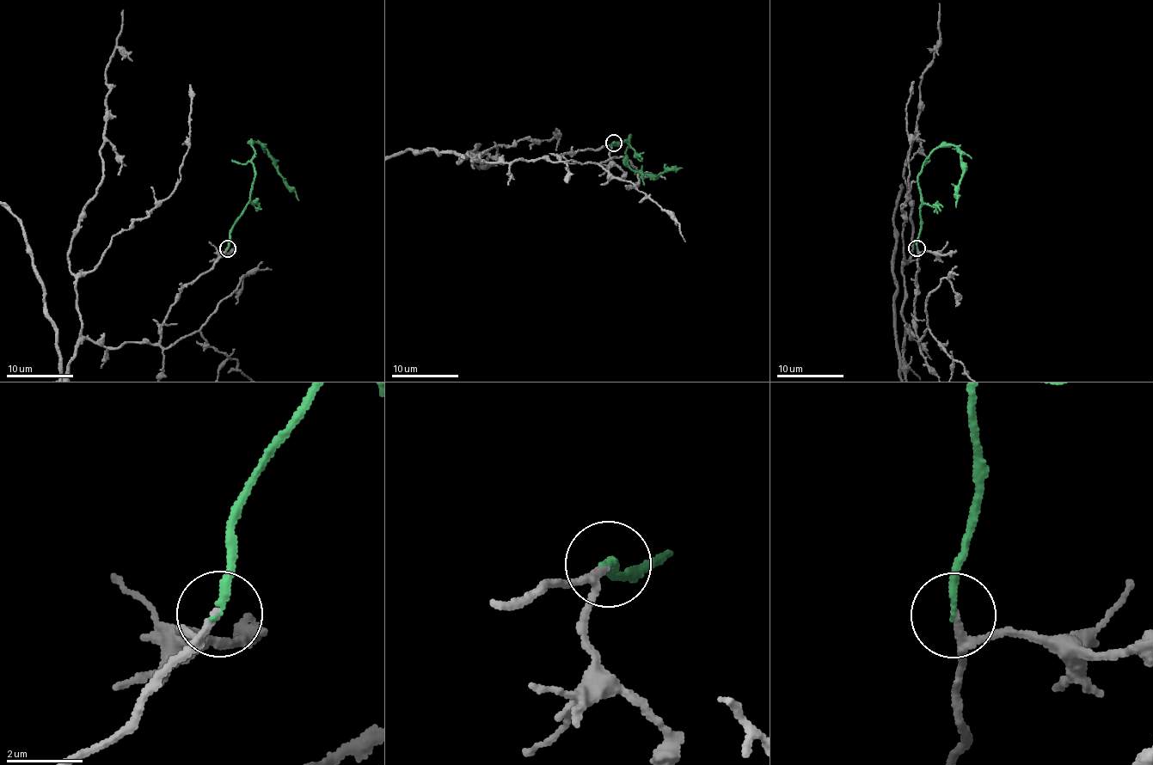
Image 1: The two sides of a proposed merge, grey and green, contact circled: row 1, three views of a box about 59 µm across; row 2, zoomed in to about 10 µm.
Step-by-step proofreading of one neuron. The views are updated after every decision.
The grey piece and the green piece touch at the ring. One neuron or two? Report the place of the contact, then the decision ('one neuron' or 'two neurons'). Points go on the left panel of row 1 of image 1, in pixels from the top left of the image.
place (228, 248); one neuron

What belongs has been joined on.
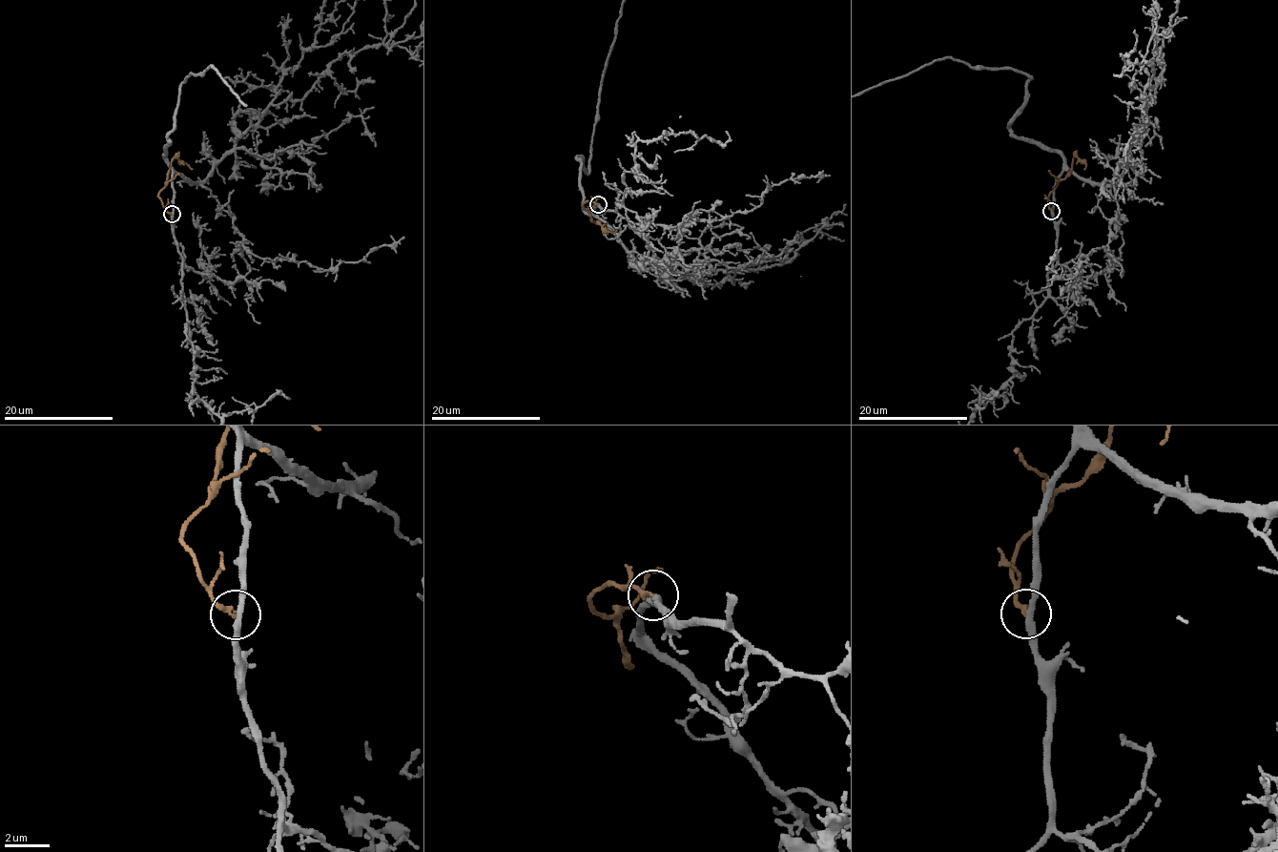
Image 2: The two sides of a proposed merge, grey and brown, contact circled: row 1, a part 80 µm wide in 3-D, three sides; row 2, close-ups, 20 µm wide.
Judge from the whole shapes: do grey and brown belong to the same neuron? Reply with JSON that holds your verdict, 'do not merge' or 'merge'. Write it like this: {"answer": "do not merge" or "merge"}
{"answer": "do not merge"}

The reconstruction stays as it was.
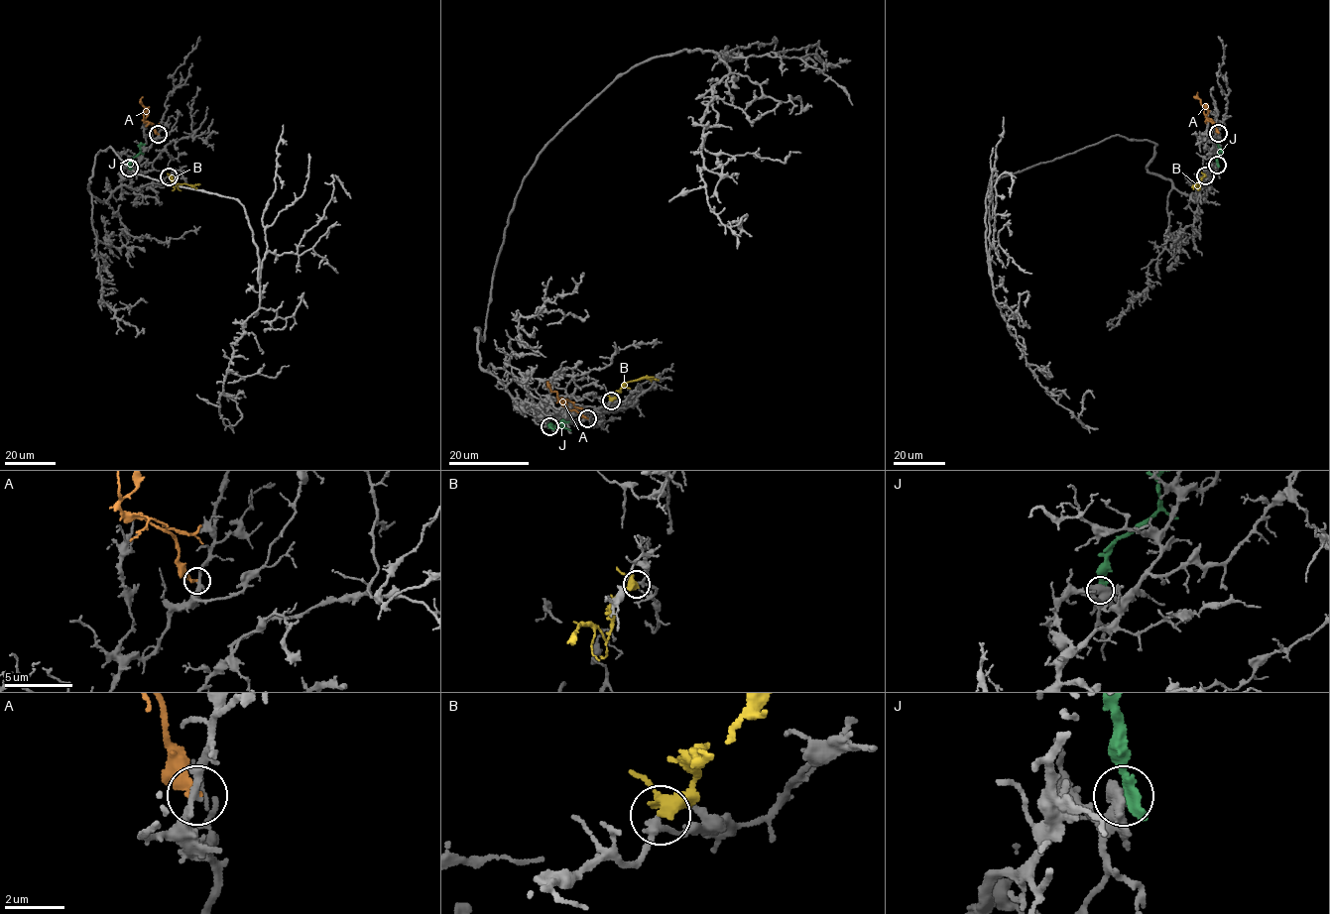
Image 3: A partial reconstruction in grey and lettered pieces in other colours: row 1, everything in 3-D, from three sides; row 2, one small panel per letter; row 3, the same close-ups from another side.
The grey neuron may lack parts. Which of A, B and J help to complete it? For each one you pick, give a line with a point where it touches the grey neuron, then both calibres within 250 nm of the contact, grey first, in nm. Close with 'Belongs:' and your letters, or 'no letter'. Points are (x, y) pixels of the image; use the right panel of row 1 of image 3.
B: meets grey at (1205, 175); 200 nm thick on the grey side, 400 nm on the other
Belongs: B

